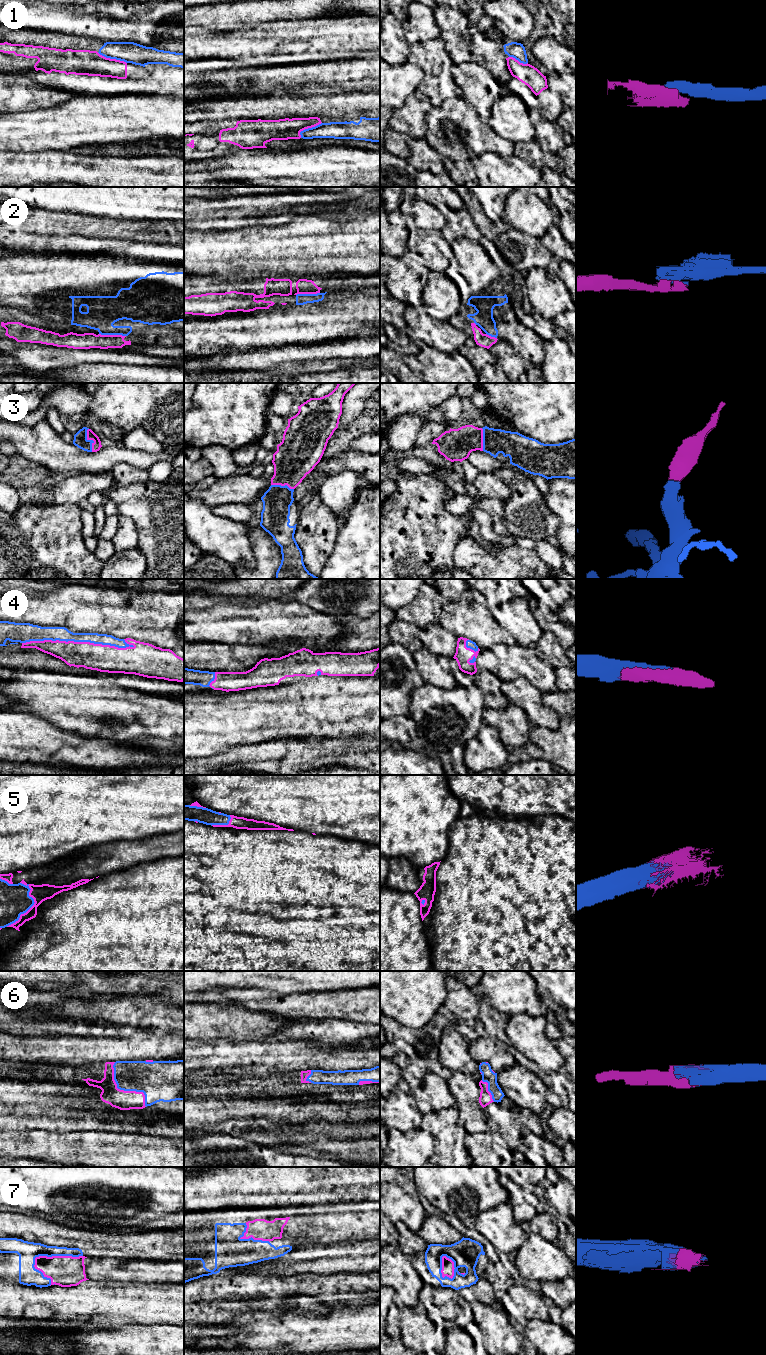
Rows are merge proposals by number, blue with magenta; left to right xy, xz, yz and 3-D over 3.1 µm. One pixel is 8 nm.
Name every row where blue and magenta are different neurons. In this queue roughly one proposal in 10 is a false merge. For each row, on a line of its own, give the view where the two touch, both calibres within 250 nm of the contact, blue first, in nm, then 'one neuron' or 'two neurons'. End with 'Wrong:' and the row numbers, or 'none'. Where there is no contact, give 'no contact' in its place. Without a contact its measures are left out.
1: xy | 170/200 nm | two neurons
2: xy | 260/130 nm | two neurons
3: xy | 110/70 nm | one neuron
4: xy | 110/220 nm | one neuron
5: xy | 240/140 nm | one neuron
6: xy | 280/160 nm | one neuron
7: xy | 160/260 nm | one neuron
Wrong: 1, 2

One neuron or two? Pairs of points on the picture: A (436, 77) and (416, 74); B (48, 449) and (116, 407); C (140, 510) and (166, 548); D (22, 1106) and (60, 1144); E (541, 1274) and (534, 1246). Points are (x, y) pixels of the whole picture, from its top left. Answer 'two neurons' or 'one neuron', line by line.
A: two neurons
B: two neurons
C: one neuron
D: two neurons
E: one neuron

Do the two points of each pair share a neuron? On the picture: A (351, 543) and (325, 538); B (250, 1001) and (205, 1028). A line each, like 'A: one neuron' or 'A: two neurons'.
A: two neurons
B: two neurons

